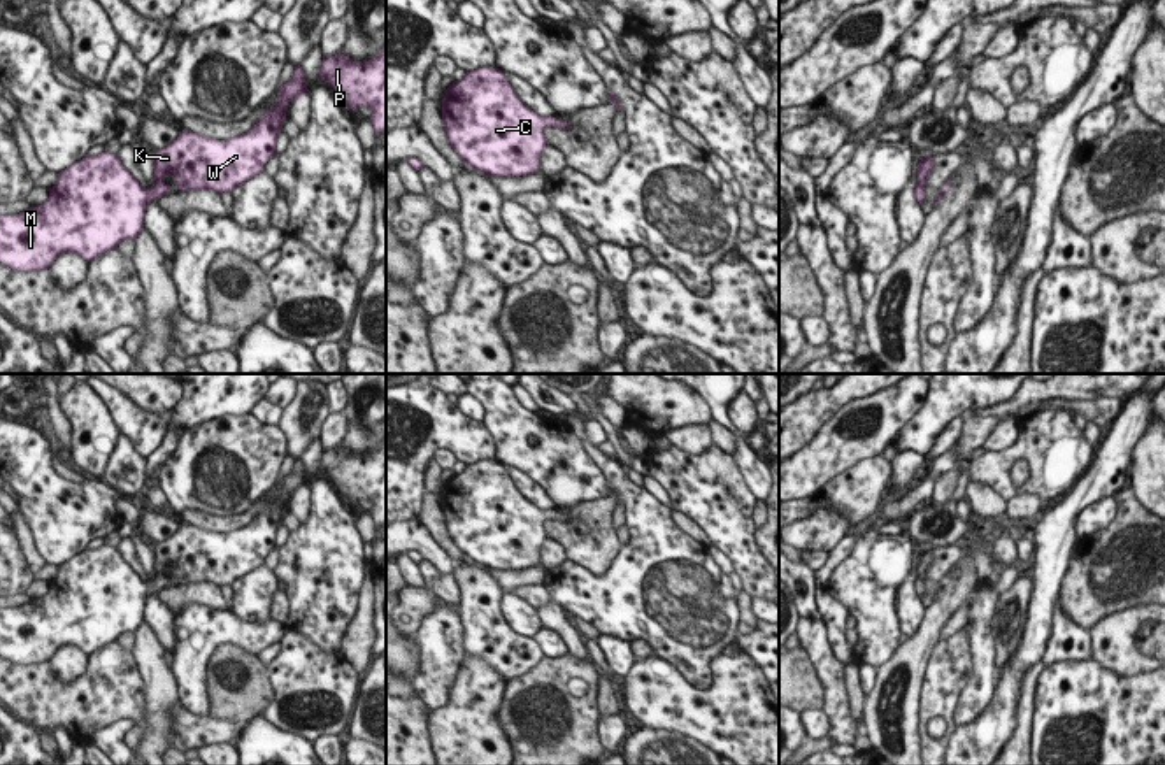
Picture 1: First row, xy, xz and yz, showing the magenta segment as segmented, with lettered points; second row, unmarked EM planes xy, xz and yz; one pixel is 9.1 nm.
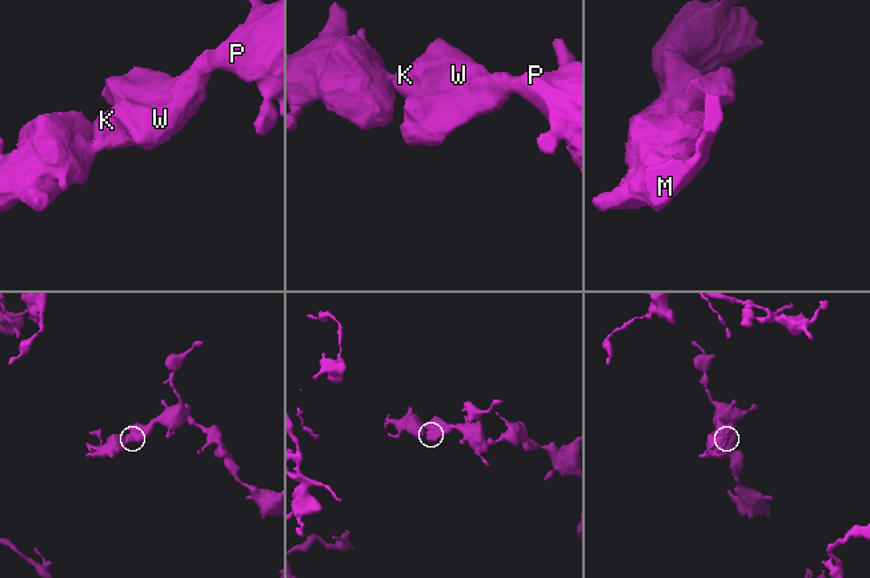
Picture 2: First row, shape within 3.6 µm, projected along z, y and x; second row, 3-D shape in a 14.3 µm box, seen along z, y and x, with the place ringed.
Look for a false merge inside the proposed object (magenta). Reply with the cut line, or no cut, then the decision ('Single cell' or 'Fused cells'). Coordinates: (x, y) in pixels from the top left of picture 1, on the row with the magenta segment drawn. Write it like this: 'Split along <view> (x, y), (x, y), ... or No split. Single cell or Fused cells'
No split. Single cell

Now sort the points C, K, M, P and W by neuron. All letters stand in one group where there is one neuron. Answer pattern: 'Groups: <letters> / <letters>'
Groups: C K M P W

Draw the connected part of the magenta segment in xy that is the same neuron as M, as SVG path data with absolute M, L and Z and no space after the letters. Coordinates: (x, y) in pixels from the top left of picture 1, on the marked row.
M295 67L288 82L282 82L277 105L253 125L247 133L228 140L207 139L182 130L167 147L154 153L154 184L147 191L112 153L84 156L58 174L56 184L49 188L44 205L30 207L19 214L0 216L0 261L18 272L40 272L61 253L77 253L86 261L118 247L123 240L133 240L144 230L146 207L168 193L172 186L165 179L174 174L179 191L214 189L232 193L237 186L261 174L265 163L275 154L275 140L286 119L291 98L307 91L305 72Z

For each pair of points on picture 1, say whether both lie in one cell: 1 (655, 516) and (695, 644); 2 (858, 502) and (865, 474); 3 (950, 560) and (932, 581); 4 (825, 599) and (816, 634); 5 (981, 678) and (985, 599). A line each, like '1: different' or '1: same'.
1: same
2: same
3: same
4: different
5: same

